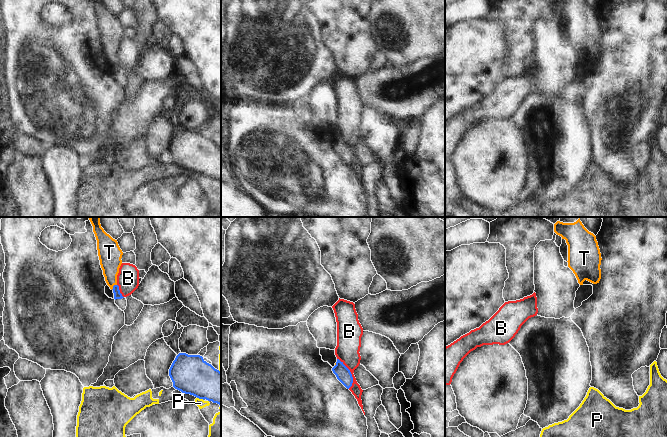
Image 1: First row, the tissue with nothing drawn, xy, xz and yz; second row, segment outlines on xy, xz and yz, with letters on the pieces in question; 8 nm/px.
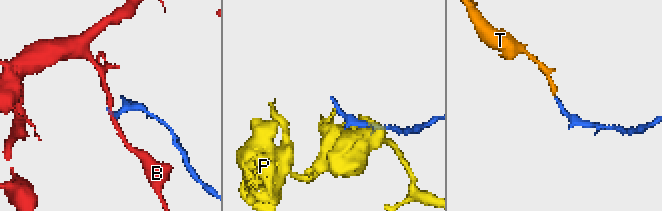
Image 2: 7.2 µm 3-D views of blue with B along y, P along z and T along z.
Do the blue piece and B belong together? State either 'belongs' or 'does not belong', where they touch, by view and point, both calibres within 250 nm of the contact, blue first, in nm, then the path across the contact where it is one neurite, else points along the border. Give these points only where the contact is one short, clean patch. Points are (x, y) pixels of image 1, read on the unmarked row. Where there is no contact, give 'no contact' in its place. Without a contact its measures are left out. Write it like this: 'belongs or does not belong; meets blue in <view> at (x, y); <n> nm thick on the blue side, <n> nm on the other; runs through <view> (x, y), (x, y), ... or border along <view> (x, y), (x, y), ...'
does not belong; meets blue in xz at (350, 149); 120 nm thick on the blue side, 190 nm on the other; border along xz (337, 134), (351, 150), (352, 161), (349, 164)

